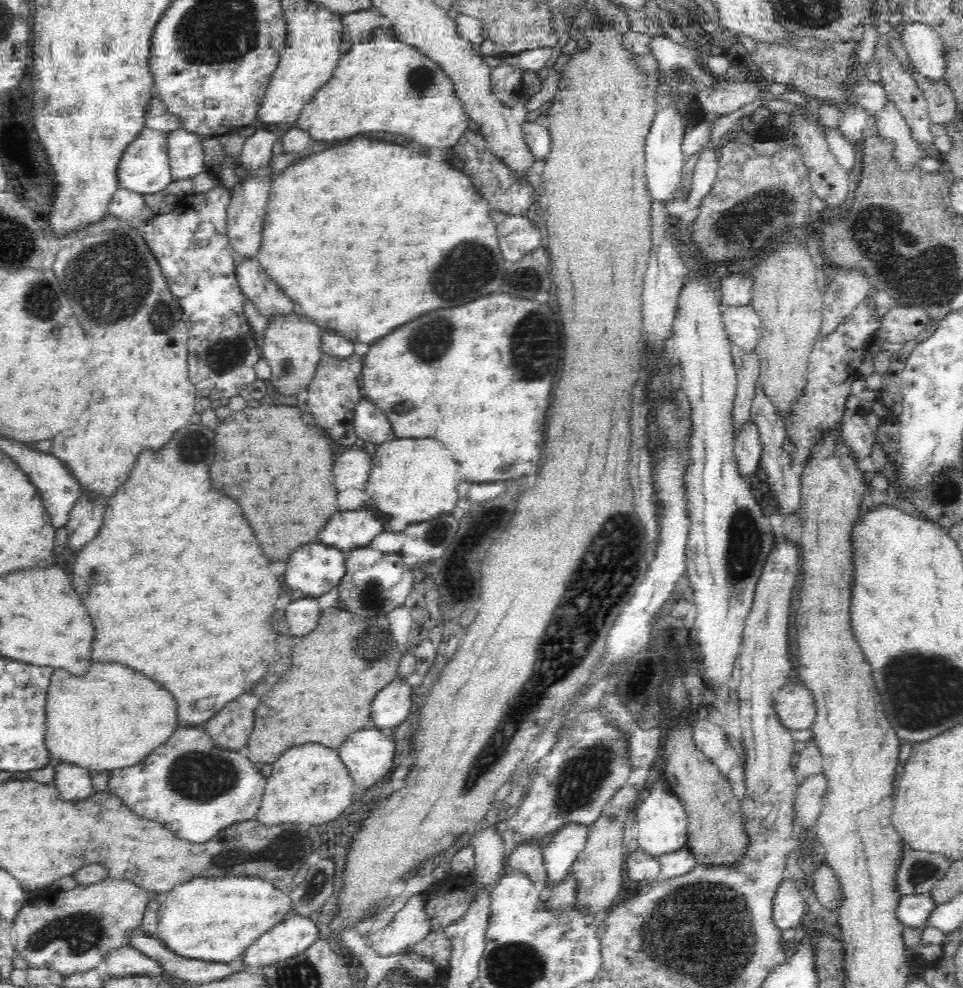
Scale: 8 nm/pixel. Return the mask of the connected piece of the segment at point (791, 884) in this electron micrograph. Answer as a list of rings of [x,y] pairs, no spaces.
[[[786,876],[772,899],[772,920],[779,931],[798,929],[802,924],[802,916],[807,911],[802,897],[801,886]]]

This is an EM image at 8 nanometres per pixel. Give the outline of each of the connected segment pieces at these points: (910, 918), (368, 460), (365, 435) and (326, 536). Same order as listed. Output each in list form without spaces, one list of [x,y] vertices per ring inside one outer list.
[[[932,893],[908,894],[908,896],[902,896],[898,904],[898,918],[906,927],[920,928],[924,926],[936,907]]]
[[[350,448],[344,456],[336,458],[334,464],[334,478],[336,478],[336,488],[346,490],[346,488],[358,488],[364,491],[372,470],[372,456],[362,449],[354,450]]]
[[[362,398],[354,410],[354,428],[356,434],[366,442],[375,444],[390,444],[396,440],[392,432],[392,424],[386,414],[368,398]]]
[[[355,510],[354,512],[336,512],[328,522],[326,526],[322,528],[320,536],[318,536],[318,542],[320,544],[326,544],[326,546],[332,546],[340,551],[352,550],[352,548],[362,548],[368,544],[370,546],[371,540],[376,536],[382,534],[382,523],[370,513],[370,511]]]

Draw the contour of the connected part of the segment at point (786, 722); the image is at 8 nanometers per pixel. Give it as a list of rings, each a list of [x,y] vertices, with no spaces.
[[[793,682],[773,692],[773,711],[784,731],[792,734],[810,728],[815,717],[812,695]]]

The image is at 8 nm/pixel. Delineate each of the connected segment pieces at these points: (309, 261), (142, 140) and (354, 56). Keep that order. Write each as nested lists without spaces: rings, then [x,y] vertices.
[[[353,138],[350,144],[314,154],[306,158],[302,164],[296,164],[286,172],[282,172],[278,178],[272,177],[267,206],[260,253],[257,256],[258,263],[262,265],[264,272],[274,281],[274,284],[295,302],[302,317],[325,330],[328,328],[328,330],[334,330],[336,334],[344,334],[347,339],[350,338],[356,344],[372,346],[386,334],[394,332],[402,324],[414,320],[414,316],[418,318],[428,310],[452,308],[452,306],[474,302],[486,294],[496,292],[504,280],[504,268],[507,265],[499,247],[495,227],[497,224],[489,215],[489,204],[477,194],[471,180],[461,172],[452,170],[444,162],[432,162],[430,158],[418,156],[410,148],[404,148],[398,144],[384,144],[374,140],[368,142],[362,138]]]
[[[145,126],[132,144],[122,154],[118,164],[118,177],[122,189],[142,194],[158,194],[174,180],[169,165],[167,135]]]
[[[372,38],[372,42],[368,44],[355,44],[348,51],[348,54],[344,56],[344,60],[340,60],[338,68],[334,71],[334,74],[330,77],[330,80],[314,94],[313,99],[306,104],[302,110],[300,118],[296,120],[296,126],[298,129],[307,132],[313,141],[316,142],[332,142],[332,140],[344,140],[344,138],[350,138],[350,136],[358,136],[358,134],[364,134],[364,132],[390,132],[390,134],[400,134],[404,136],[408,142],[416,142],[418,146],[424,146],[424,148],[438,148],[442,152],[448,152],[460,142],[462,136],[466,134],[466,130],[470,130],[470,119],[466,116],[466,112],[463,111],[463,104],[458,100],[455,95],[455,88],[452,81],[442,72],[442,69],[432,60],[429,60],[427,56],[424,56],[421,52],[418,52],[415,48],[402,44],[398,40],[392,40],[392,38]]]

